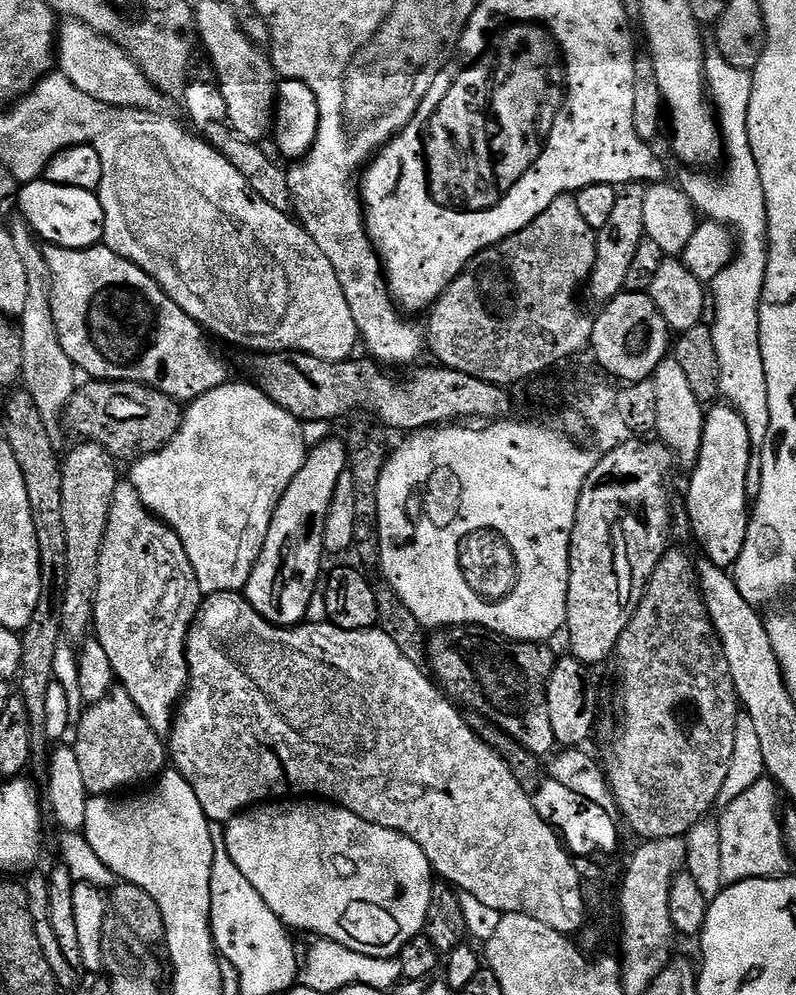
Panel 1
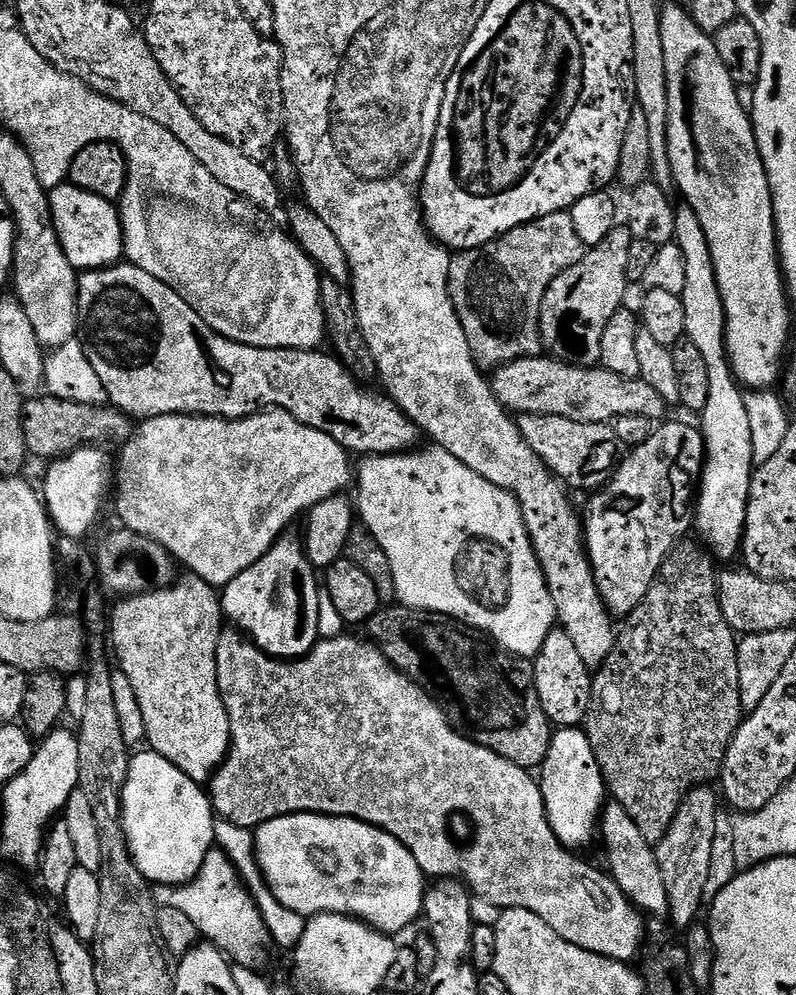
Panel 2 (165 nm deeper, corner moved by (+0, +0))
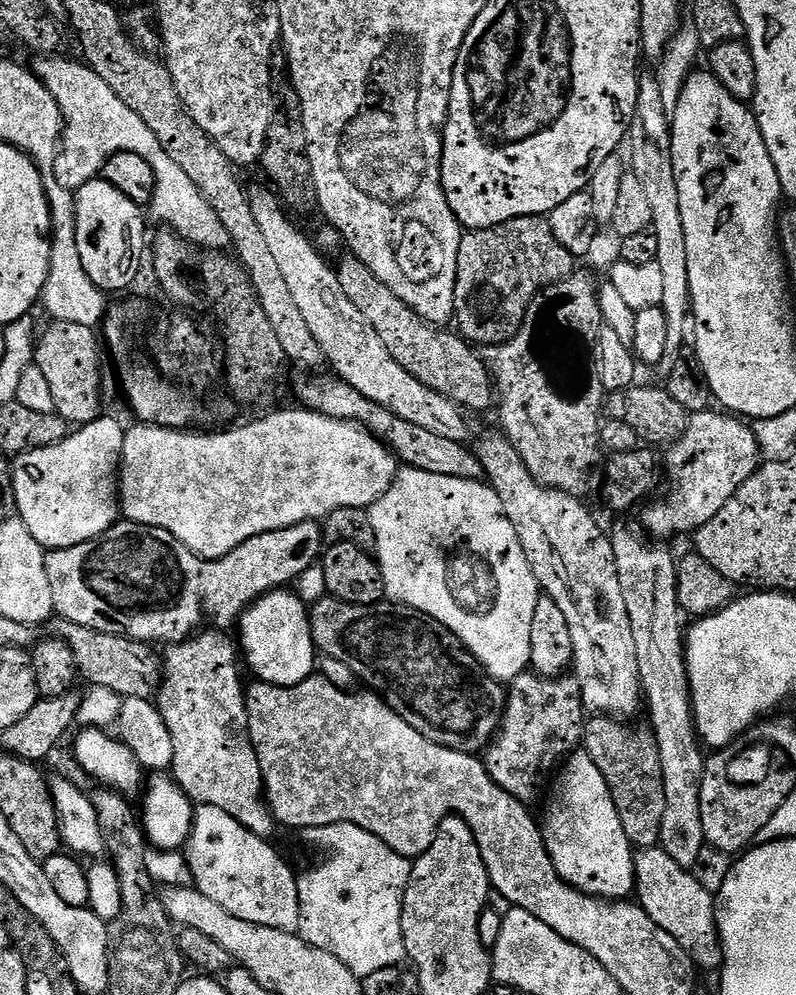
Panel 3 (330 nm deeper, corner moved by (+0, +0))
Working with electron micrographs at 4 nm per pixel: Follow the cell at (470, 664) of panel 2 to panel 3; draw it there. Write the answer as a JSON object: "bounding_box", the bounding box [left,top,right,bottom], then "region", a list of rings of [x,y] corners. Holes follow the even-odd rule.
{"bounding_box":[310,595,508,754],"region":[[[325,595],[323,599],[324,600],[318,601],[316,605],[313,603],[310,608],[312,637],[314,638],[317,649],[319,649],[323,655],[325,652],[330,659],[337,660],[340,664],[345,664],[345,666],[348,667],[358,679],[365,680],[365,682],[368,683],[365,685],[367,685],[369,689],[375,690],[380,694],[384,694],[384,691],[388,691],[389,694],[387,693],[387,695],[395,701],[399,711],[407,714],[412,723],[420,729],[420,733],[431,738],[435,744],[441,744],[450,750],[480,754],[483,753],[488,745],[496,739],[496,734],[500,730],[500,725],[504,723],[504,711],[508,705],[508,693],[505,685],[501,683],[501,681],[494,679],[491,674],[477,662],[471,650],[469,650],[469,648],[467,648],[467,646],[464,645],[464,643],[462,643],[449,628],[442,626],[442,622],[438,622],[434,618],[430,618],[418,610],[408,608],[405,604],[381,602],[379,604],[371,604],[370,606],[354,606],[350,602],[336,600],[330,595]]]}

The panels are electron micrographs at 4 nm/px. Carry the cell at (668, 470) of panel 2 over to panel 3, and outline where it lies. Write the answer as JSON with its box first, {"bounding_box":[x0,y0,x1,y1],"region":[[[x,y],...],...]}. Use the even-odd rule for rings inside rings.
{"bounding_box":[642,410,760,538],"region":[[[720,410],[693,412],[689,415],[686,430],[677,438],[676,443],[667,449],[668,456],[666,452],[666,472],[667,475],[668,472],[672,475],[672,489],[665,500],[660,500],[657,504],[649,503],[649,508],[644,512],[642,527],[649,537],[664,538],[660,536],[680,536],[683,532],[696,533],[702,526],[706,526],[706,522],[710,522],[710,518],[714,518],[714,514],[718,514],[718,510],[722,510],[722,506],[726,506],[726,502],[730,502],[730,498],[734,498],[738,486],[742,486],[746,478],[750,478],[760,469],[760,442],[755,431],[744,424],[747,423],[743,419]]]}

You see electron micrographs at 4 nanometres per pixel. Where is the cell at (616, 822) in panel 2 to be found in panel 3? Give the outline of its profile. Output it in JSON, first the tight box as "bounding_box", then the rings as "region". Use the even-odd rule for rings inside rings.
{"bounding_box":[635,846,724,969],"region":[[[657,846],[642,848],[635,853],[636,887],[635,899],[642,910],[686,950],[686,954],[696,963],[697,969],[719,969],[724,963],[724,947],[720,944],[720,932],[716,928],[716,900],[702,886],[702,882],[689,869],[678,866],[670,854]]]}

